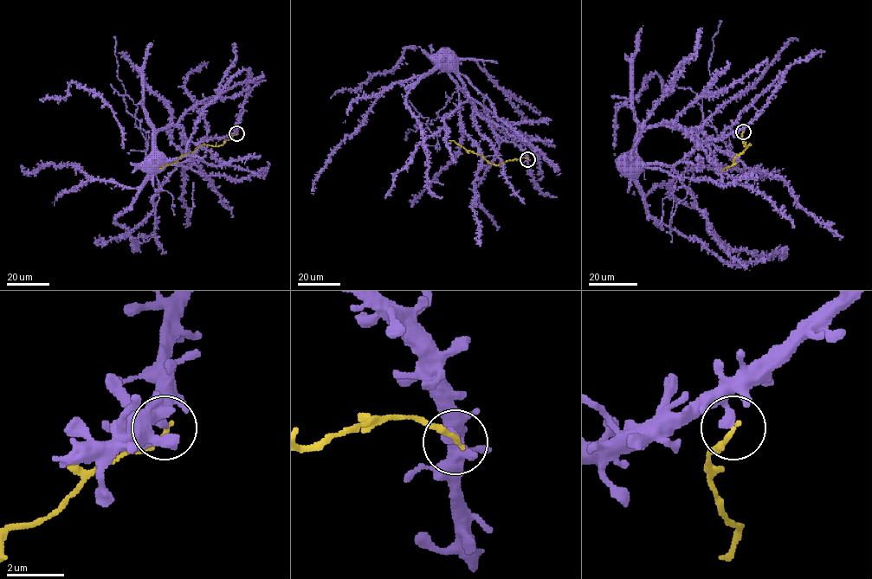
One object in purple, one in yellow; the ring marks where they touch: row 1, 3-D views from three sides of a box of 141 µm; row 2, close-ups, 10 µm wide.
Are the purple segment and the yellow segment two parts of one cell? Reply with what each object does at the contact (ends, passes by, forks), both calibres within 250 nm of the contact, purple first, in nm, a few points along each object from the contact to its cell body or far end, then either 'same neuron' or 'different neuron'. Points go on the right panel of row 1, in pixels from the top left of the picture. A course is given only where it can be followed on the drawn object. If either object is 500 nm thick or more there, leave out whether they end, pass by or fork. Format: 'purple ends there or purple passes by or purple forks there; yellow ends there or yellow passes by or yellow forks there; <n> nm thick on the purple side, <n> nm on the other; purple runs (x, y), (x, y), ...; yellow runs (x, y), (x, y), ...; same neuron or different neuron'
purple ends there; yellow ends there; 340 nm thick on the purple side, 170 nm on the other; purple runs (743, 131), (700, 143), (670, 165), (646, 164), (640, 189), (648, 193), (703, 167), (753, 176), (782, 169); yellow runs (743, 131), (741, 136), (745, 145), (751, 144), (737, 154), (733, 165), (722, 170); different neuron

